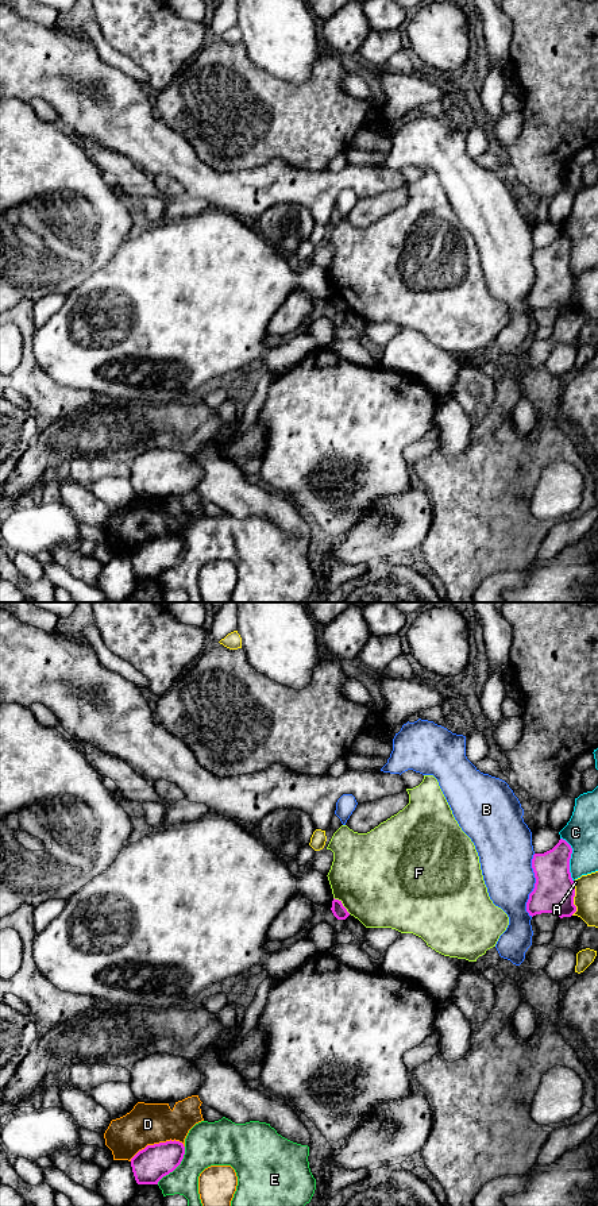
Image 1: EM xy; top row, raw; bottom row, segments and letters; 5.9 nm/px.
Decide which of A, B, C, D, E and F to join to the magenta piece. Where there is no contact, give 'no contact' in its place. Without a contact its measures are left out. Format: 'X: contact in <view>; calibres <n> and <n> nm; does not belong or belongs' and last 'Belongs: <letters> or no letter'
A: contact in xy; calibres 240 and 140 nm; does not belong
B: contact in xy; calibres 240 and 320 nm; does not belong
C: contact in xy; calibres 240 and 200 nm; does not belong
D: contact in xy; calibres 200 and 260 nm; does not belong
E: contact in xy; calibres 200 and 260 nm; does not belong
F: contact in xy; calibres 80 and 480 nm; does not belong
Belongs: no letter

